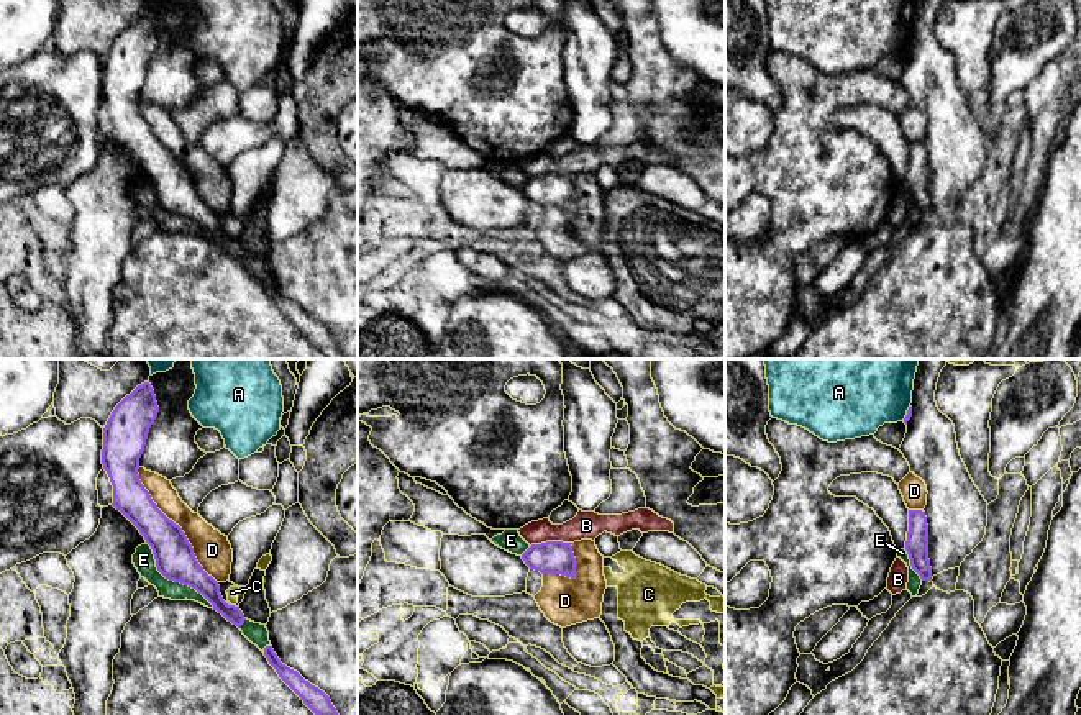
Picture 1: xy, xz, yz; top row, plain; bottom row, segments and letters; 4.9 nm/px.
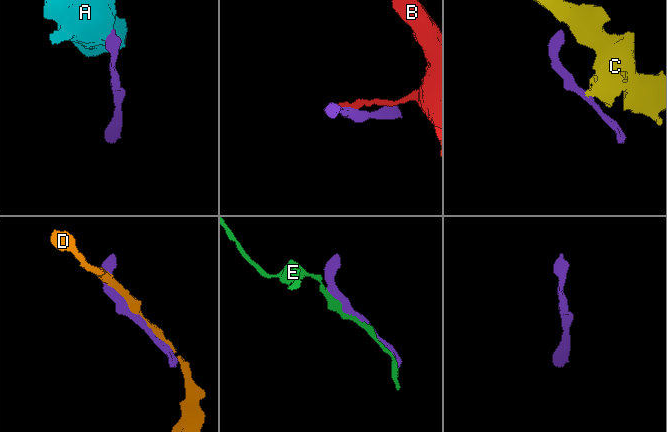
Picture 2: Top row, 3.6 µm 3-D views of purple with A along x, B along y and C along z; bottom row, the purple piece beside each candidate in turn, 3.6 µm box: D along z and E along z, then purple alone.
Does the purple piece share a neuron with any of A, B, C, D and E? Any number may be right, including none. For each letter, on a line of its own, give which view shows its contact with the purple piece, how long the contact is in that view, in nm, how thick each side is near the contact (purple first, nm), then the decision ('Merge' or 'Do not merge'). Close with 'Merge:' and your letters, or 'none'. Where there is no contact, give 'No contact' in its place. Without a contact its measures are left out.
A: Touches purple in yz. Shared border 90 nm. Thickness 30 nm (purple) against 440 nm. Do not merge
B: Touches purple in xz. Shared border 200 nm. Thickness 160 nm (purple) against 140 nm. Do not merge
C: Touches purple in xy. Shared border 30 nm. Thickness 120 nm (purple) against 50 nm. Do not merge
D: Touches purple in xy. Shared border 700 nm. Thickness 190 nm (purple) against 180 nm. Do not merge
E: Touches purple in xy. Shared border 460 nm. Thickness 190 nm (purple) against 110 nm. Do not merge
Merge: none

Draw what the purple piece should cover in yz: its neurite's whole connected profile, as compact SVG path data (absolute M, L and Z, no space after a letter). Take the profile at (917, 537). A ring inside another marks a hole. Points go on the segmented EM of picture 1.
M909 510L909 531L905 551L910 559L912 569L922 581L932 582L932 567L928 559L928 525L925 512Z

